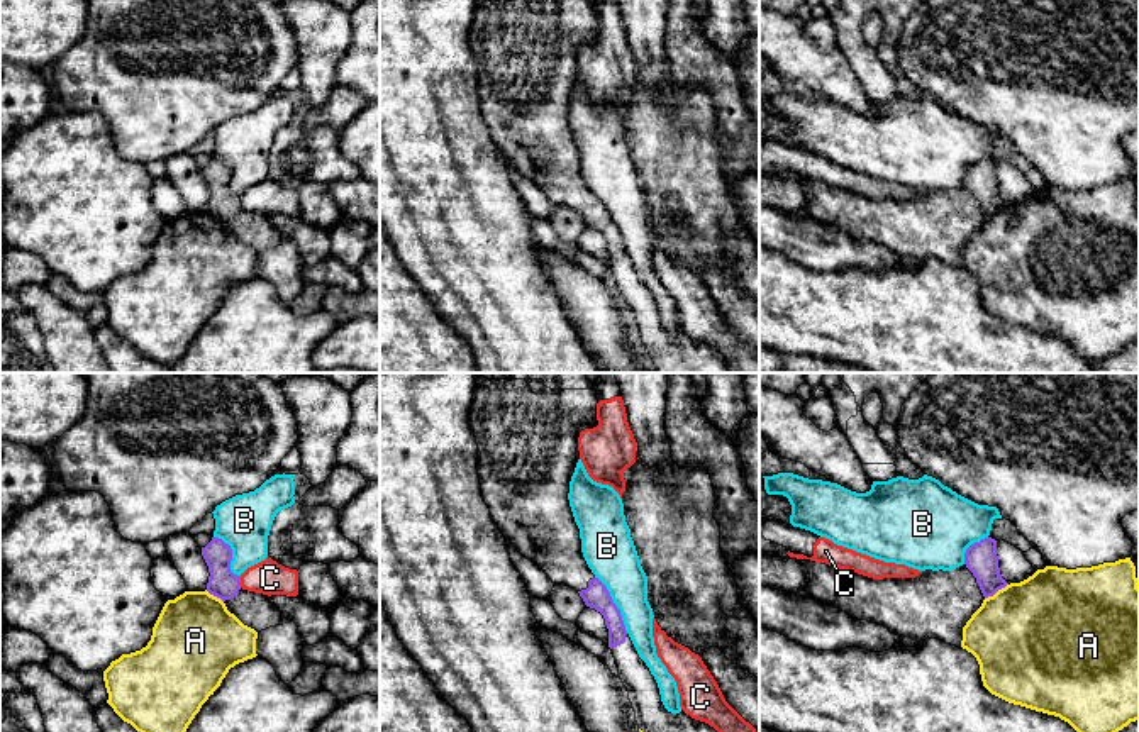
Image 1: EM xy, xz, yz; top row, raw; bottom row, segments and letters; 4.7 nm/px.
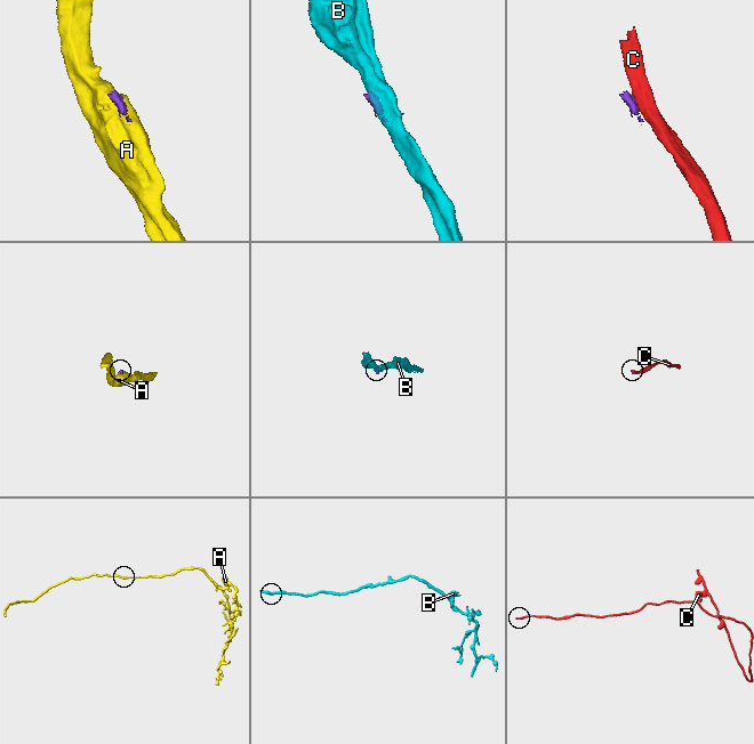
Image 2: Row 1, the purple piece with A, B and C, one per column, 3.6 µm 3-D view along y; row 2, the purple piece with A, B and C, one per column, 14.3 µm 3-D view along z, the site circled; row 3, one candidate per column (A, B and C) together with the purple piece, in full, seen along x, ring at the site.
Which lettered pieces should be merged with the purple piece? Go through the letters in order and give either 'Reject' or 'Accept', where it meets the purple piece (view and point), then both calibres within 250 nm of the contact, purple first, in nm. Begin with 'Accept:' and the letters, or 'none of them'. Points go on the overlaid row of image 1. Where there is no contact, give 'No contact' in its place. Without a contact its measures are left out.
Accept: none of them
A: Reject. Touches purple at yz (995, 592). Thickness 160 nm (purple) against 480 nm
B: Reject. Touches purple at xz (616, 605). Thickness 120 nm (purple) against 240 nm
C: Reject. Touches purple at xy (239, 582). Thickness 140 nm (purple) against 160 nm

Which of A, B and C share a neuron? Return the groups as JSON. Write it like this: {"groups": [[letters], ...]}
{"groups": [["A"], ["B"], ["C"]]}

